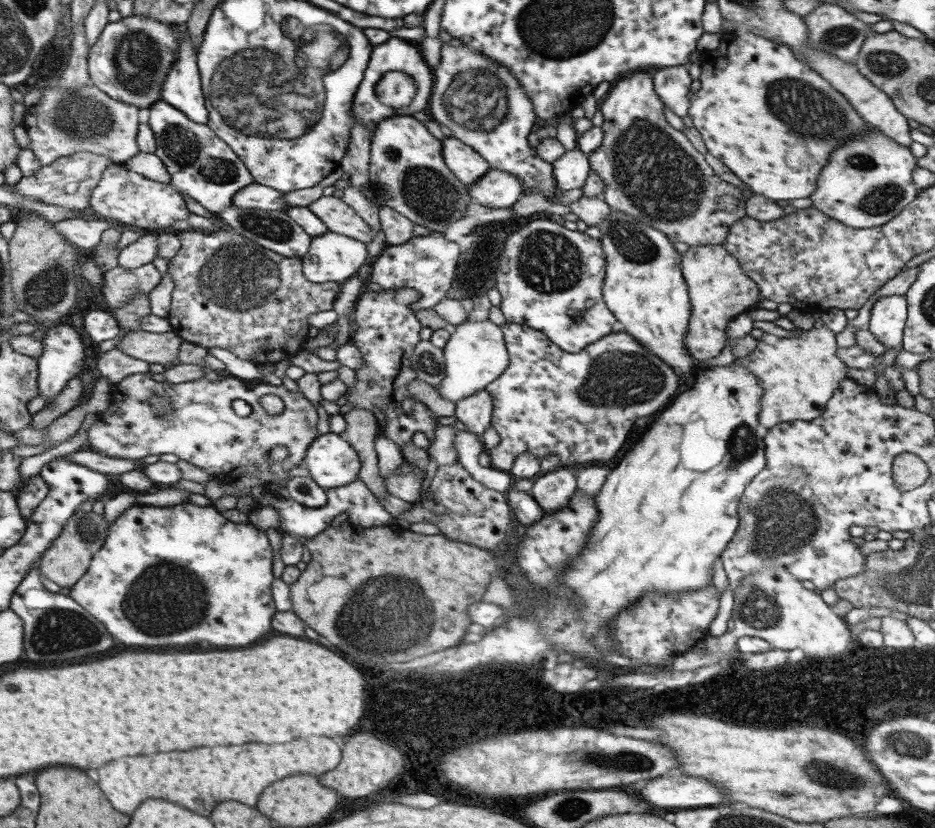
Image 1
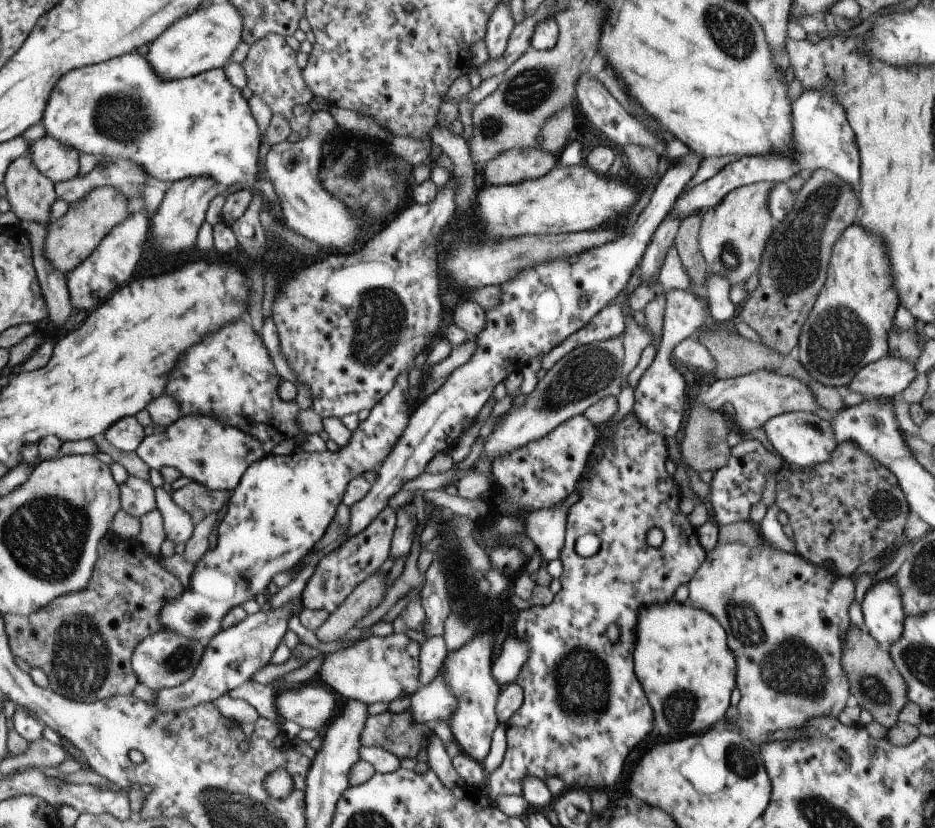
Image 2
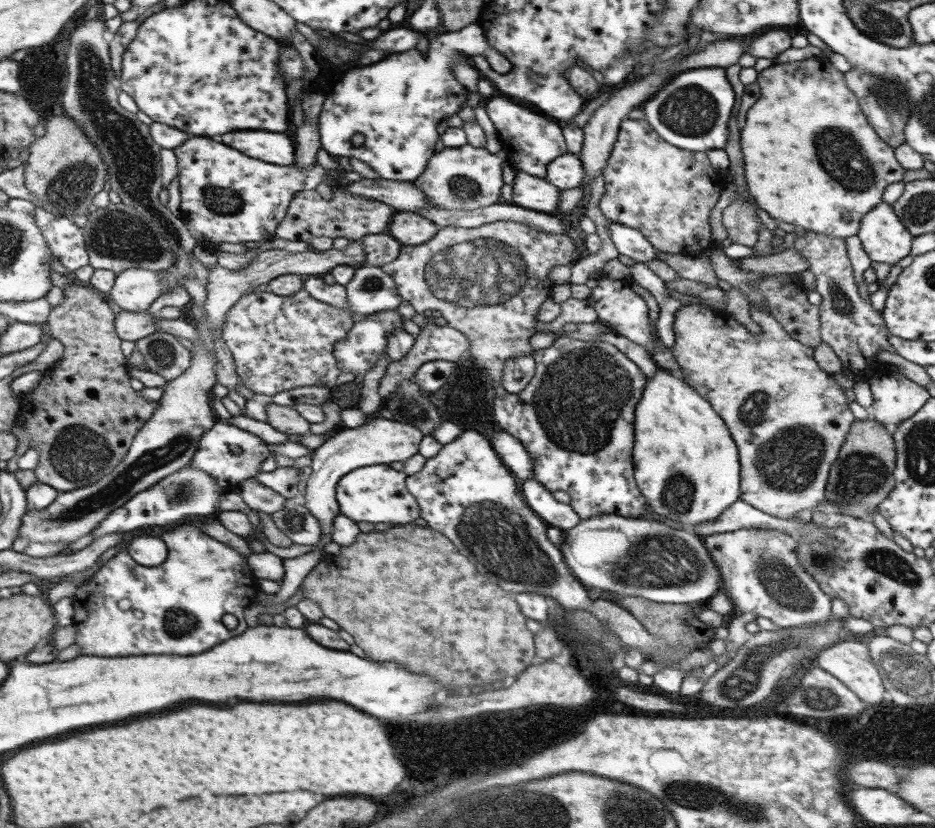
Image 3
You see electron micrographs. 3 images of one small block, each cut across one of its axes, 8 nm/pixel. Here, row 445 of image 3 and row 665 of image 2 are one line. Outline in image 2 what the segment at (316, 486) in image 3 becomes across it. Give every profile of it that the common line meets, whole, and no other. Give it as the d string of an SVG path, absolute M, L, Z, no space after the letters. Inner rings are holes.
M392 632L384 637L369 636L354 644L325 654L317 673L321 680L340 700L357 700L363 704L404 699L407 701L419 688L418 656L420 644L405 636Z

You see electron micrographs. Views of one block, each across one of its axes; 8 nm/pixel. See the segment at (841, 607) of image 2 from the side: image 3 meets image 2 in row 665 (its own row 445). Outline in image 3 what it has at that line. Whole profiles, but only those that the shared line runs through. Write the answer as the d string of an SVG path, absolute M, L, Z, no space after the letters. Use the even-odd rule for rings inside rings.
M688 304L681 306L679 310L675 310L675 320L673 320L674 343L669 349L671 356L673 356L673 362L677 364L677 372L679 372L679 374L675 372L674 374L677 377L681 376L680 378L685 380L685 384L689 384L701 398L705 398L727 427L738 454L740 499L765 515L785 521L797 521L795 514L799 514L803 510L813 511L813 508L819 502L822 502L828 472L831 470L831 464L838 458L841 443L845 441L849 427L854 421L854 416L849 410L848 401L843 390L833 380L833 376L829 372L821 370L817 366L817 362L813 360L812 348L793 340L793 337L785 332L769 312L765 313L757 309L757 307L749 307L749 318L751 326L746 326L735 320L725 310L717 311L701 304Z

